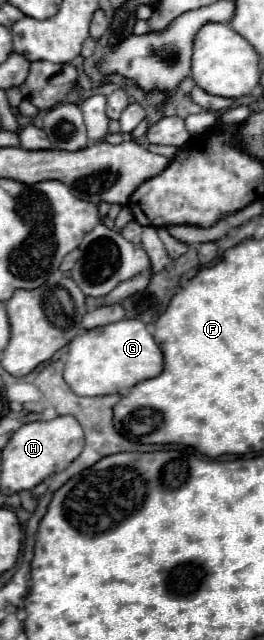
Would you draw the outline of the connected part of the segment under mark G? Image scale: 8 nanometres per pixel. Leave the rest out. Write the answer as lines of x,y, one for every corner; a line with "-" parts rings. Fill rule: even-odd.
120,320
74,338
68,350
64,380
78,396
102,396
126,392
134,384
162,372
162,350
140,320

